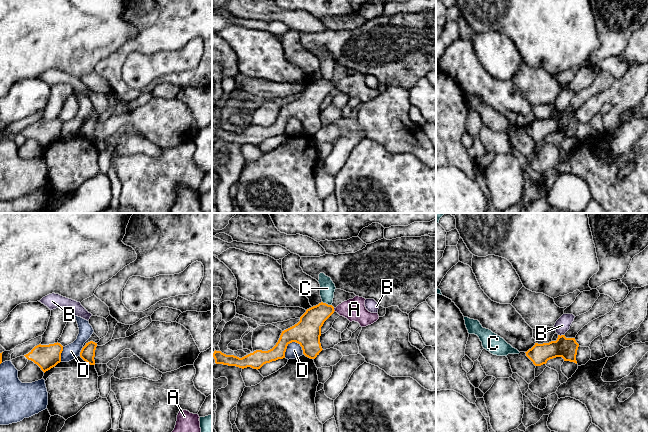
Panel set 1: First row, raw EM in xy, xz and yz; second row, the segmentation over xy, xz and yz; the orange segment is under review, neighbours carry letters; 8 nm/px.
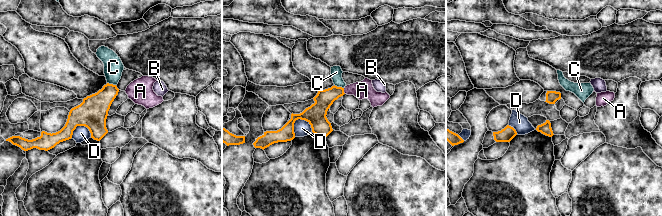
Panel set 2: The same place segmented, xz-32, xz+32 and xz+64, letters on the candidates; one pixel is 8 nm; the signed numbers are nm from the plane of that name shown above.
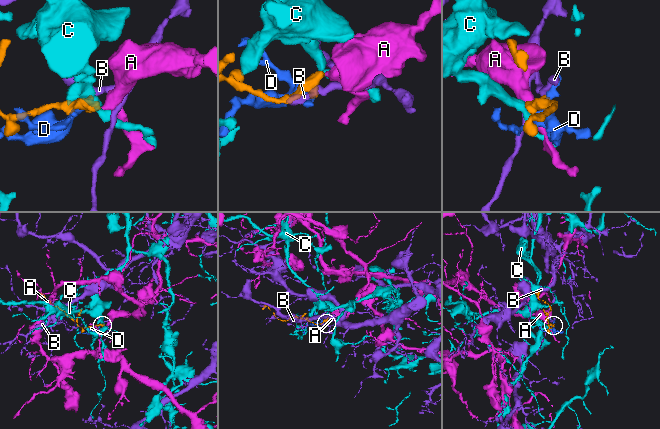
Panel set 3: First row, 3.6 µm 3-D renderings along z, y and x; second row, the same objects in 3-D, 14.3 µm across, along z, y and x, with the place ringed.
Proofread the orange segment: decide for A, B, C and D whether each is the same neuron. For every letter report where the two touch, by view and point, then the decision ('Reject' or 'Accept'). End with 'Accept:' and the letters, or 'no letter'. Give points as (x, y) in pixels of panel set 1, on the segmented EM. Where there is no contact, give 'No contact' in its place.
A: Touches orange at xz (333, 309). Accept
B: Touches orange at yz (561, 335). Reject
C: Touches orange at xz (327, 304). Reject
D: Touches orange at xz (287, 345). Reject
Accept: A

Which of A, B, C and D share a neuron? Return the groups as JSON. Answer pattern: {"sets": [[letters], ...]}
{"sets": [["A"], ["B"], ["C"], ["D"]]}

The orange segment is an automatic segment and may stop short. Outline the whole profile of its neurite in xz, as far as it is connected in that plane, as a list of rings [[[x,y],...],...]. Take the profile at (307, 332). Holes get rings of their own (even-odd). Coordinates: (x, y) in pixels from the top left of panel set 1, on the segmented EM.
[[[355,296],[353,299],[342,302],[336,308],[321,302],[307,309],[297,324],[282,331],[278,342],[272,349],[256,350],[242,358],[215,350],[213,353],[215,363],[242,369],[251,367],[258,370],[266,363],[285,358],[287,346],[292,342],[302,347],[306,357],[315,359],[323,350],[320,343],[321,327],[334,312],[350,322],[358,322],[361,327],[371,325],[379,319],[378,313],[371,313],[366,309],[365,300],[363,297]]]

